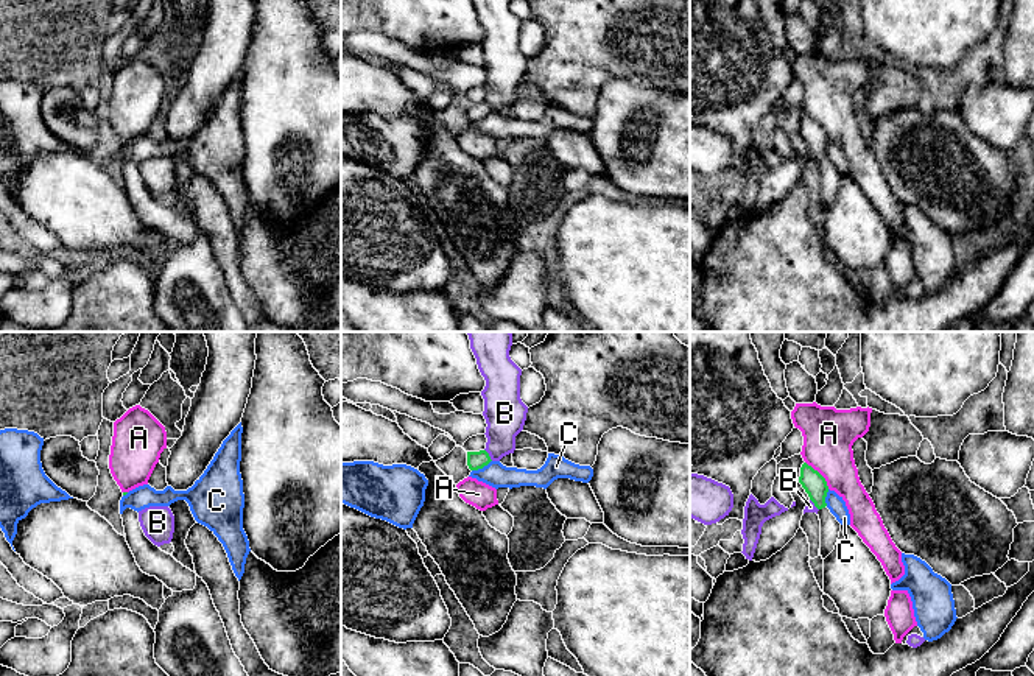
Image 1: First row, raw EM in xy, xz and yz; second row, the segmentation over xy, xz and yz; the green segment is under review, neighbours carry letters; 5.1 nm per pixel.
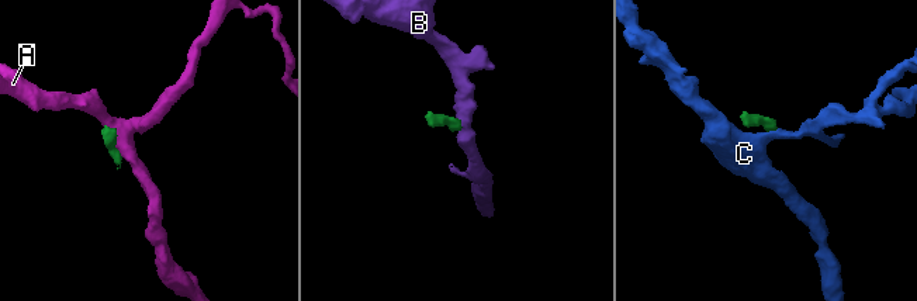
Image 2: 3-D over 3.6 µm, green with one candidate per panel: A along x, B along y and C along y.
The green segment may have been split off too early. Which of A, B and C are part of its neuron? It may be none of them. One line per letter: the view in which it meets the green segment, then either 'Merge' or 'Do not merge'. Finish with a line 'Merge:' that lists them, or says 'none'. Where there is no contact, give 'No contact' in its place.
A: Touches green in yz. Do not merge
B: Touches green in xz. Do not merge
C: Touches green in xz. Do not merge
Merge: none

